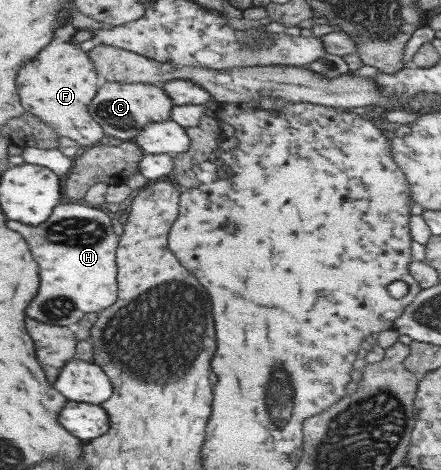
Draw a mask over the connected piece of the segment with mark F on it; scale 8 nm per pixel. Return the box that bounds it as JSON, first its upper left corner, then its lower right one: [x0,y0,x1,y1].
[19,23,106,147]

